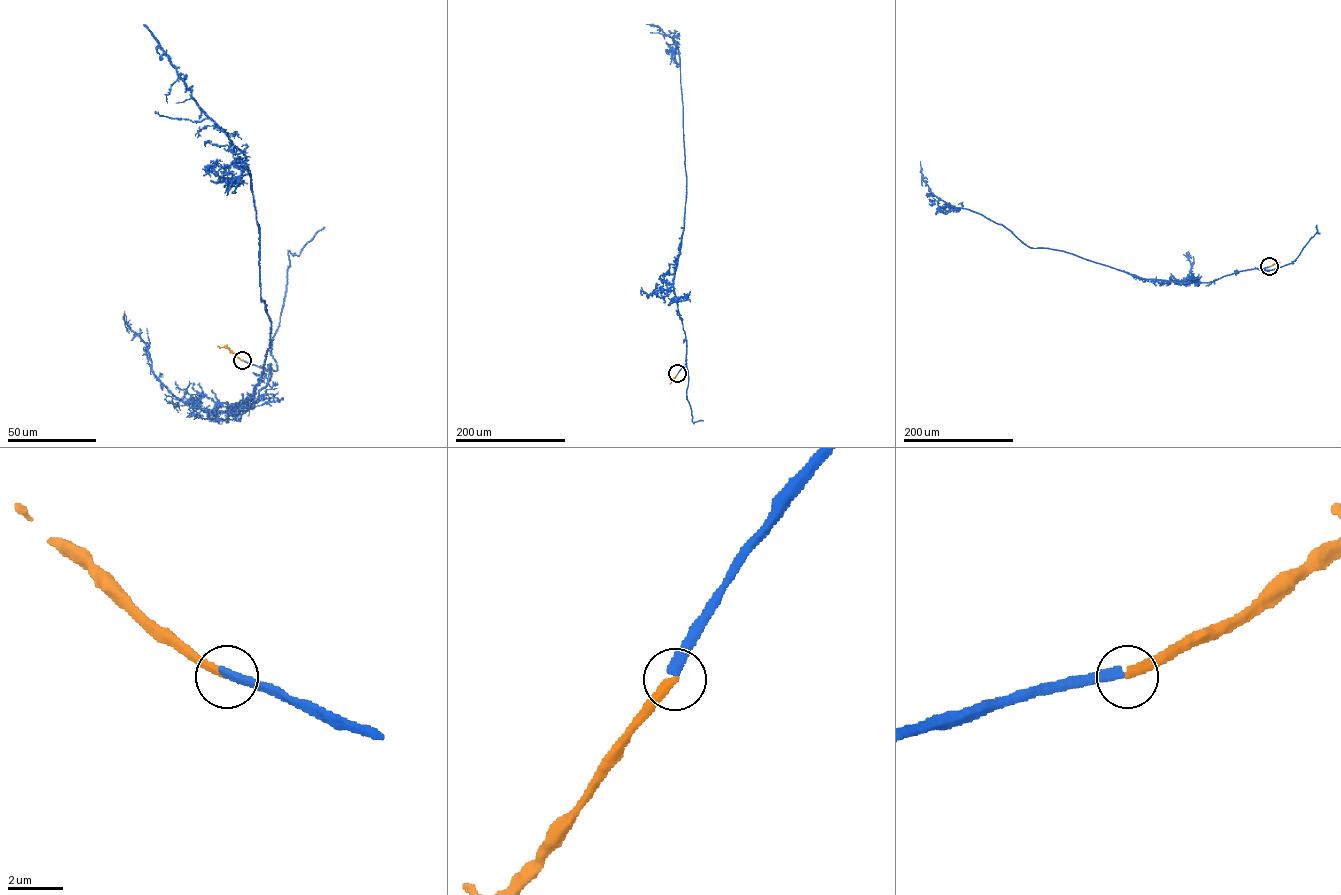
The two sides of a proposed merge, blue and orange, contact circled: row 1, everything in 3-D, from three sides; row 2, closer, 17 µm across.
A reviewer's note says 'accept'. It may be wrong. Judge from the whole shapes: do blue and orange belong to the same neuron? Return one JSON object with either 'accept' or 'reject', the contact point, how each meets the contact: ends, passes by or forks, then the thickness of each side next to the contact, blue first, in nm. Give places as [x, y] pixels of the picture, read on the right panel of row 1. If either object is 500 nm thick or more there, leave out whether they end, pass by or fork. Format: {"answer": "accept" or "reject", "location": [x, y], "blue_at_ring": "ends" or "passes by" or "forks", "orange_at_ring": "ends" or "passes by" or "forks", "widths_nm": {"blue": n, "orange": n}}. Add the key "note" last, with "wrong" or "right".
{"answer": "accept", "location": [1269, 266], "blue_at_ring": "ends", "orange_at_ring": "ends", "widths_nm": {"blue": 360, "orange": 300}, "note": "right"}

